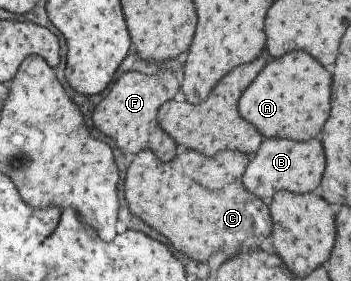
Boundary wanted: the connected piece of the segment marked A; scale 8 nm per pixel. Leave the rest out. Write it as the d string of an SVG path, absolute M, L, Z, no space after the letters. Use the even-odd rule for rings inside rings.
M289 52L279 58L273 58L259 70L247 90L243 90L243 94L239 96L237 110L239 116L253 124L261 136L309 140L317 136L323 122L327 120L329 84L331 76L317 60L313 60L305 52Z

